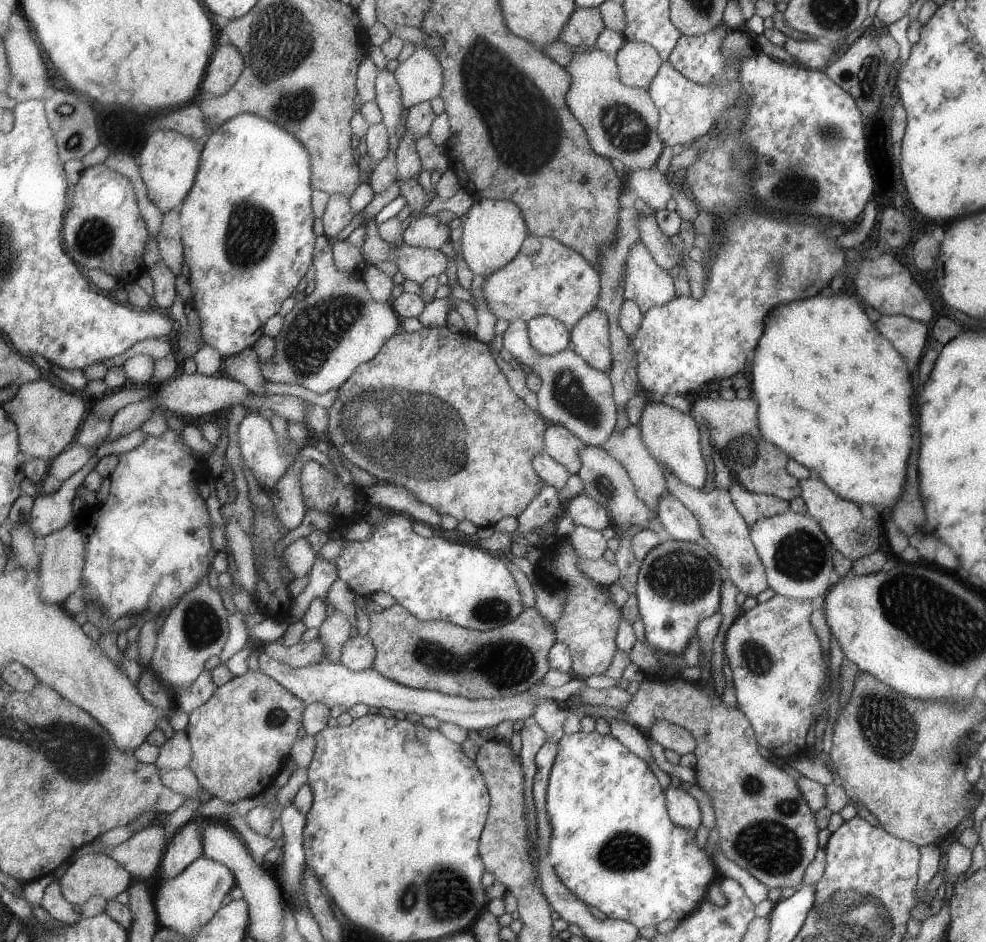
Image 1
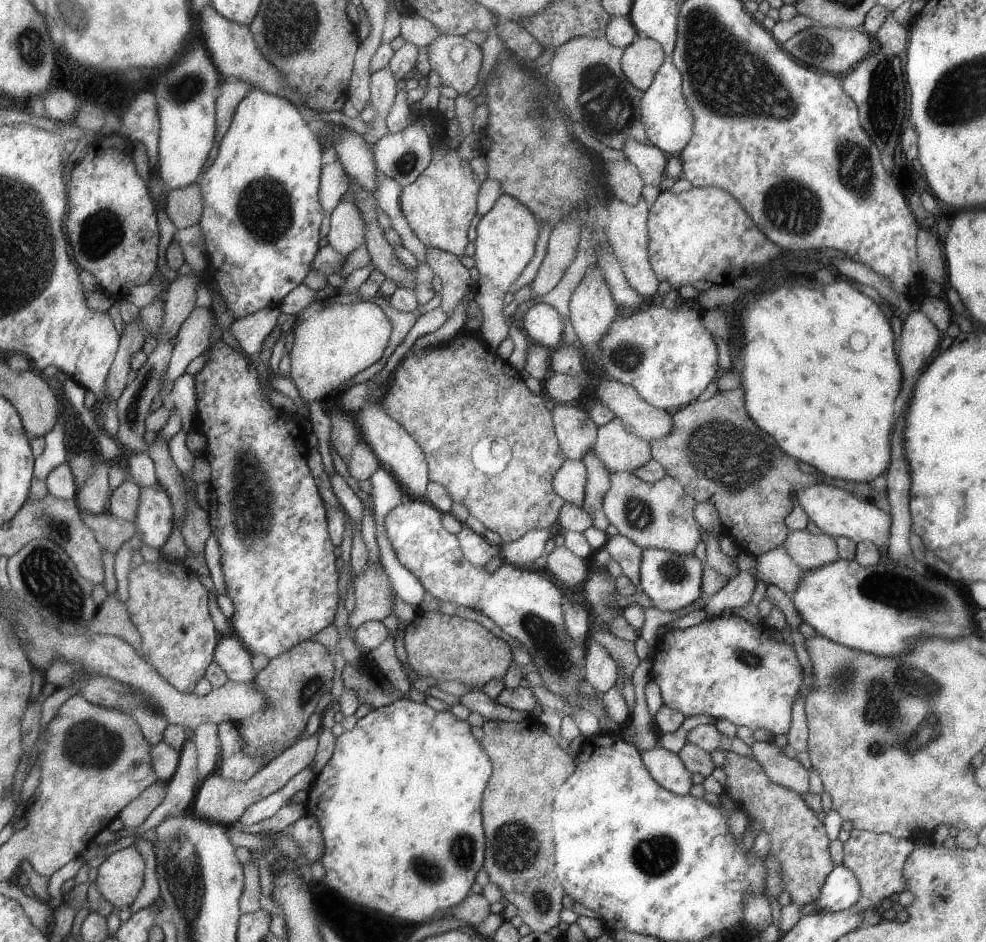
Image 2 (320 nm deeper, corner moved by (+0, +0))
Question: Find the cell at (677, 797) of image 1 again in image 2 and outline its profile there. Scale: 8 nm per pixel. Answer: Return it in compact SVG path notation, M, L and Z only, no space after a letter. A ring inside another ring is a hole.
M655 744L653 748L641 752L641 757L650 775L664 789L681 796L690 792L693 785L691 773L685 768L677 753Z

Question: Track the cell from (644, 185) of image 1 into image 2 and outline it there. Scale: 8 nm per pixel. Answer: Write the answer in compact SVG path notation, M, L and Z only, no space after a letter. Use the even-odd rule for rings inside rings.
M627 138L623 143L622 152L625 158L637 167L639 176L644 184L659 186L667 156L656 146L644 145L633 138Z

